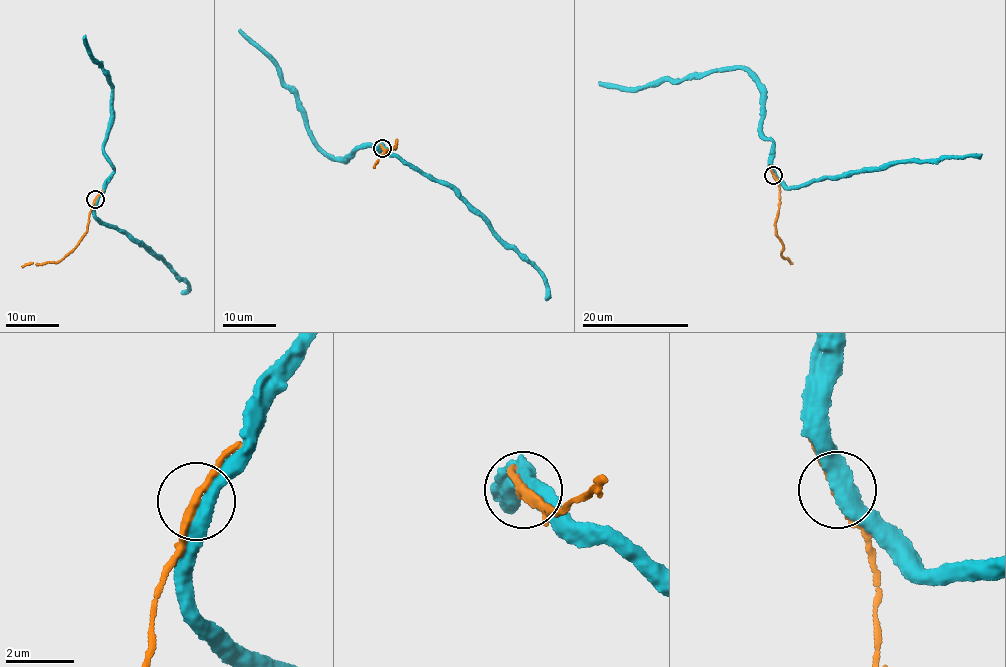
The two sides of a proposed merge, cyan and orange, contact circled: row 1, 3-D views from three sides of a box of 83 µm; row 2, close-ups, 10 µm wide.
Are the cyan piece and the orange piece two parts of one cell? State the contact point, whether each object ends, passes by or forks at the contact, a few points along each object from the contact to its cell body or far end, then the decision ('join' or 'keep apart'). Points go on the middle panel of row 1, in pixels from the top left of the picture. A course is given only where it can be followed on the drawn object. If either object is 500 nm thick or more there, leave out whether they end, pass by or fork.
place (382, 148); cyan passes by; orange passes by; course cyan (383, 148), (356, 149), (337, 161), (325, 152), (307, 127), (294, 95), (274, 63), (238, 30); course orange (382, 148), (387, 151), (396, 147), (397, 140), (393, 149), (386, 150), (374, 167); join

